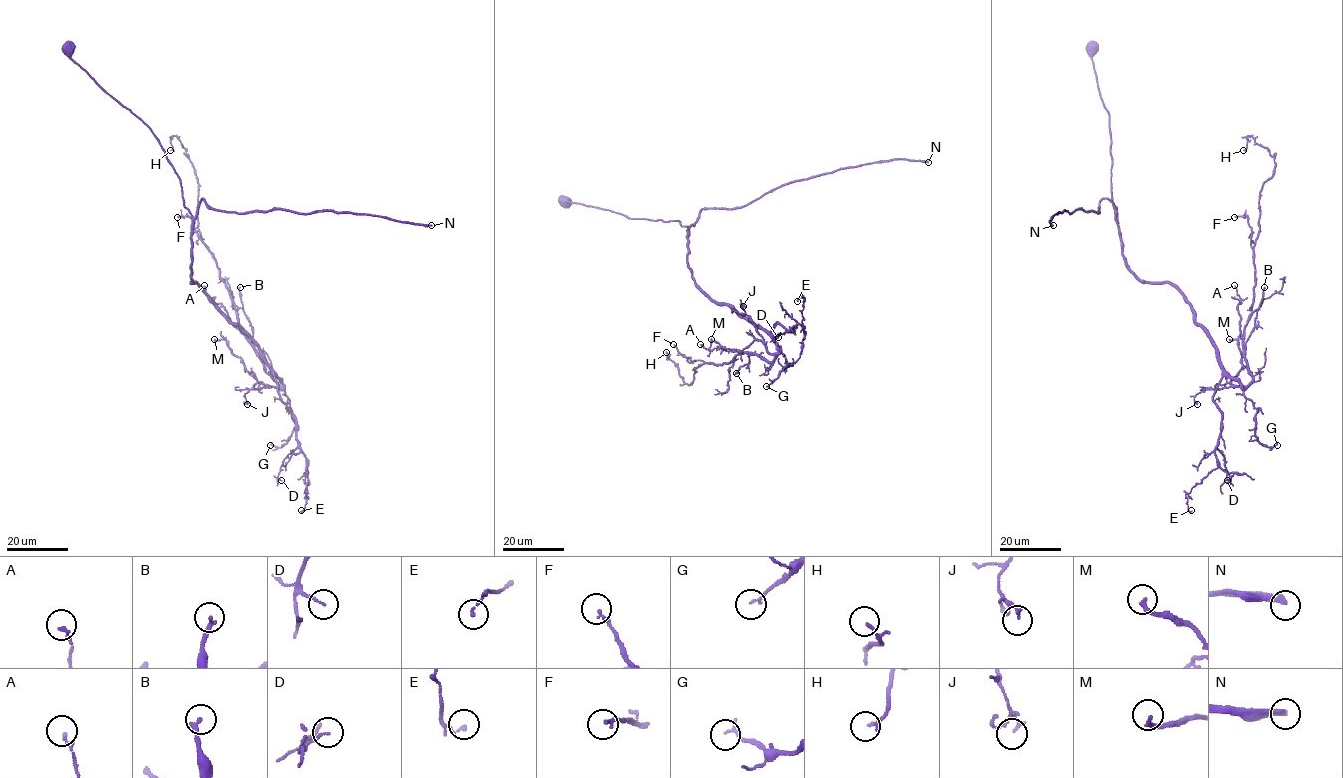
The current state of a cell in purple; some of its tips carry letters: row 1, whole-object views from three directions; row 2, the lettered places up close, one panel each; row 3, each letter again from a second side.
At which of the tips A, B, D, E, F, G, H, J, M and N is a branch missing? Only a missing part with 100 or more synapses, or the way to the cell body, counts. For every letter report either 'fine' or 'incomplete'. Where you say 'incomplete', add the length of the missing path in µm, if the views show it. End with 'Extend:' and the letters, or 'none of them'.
A: fine
B: fine
D: fine
E: fine
F: fine
G: fine
H: fine
J: fine
M: fine
N: incomplete; missing 250 µm
Extend: N

